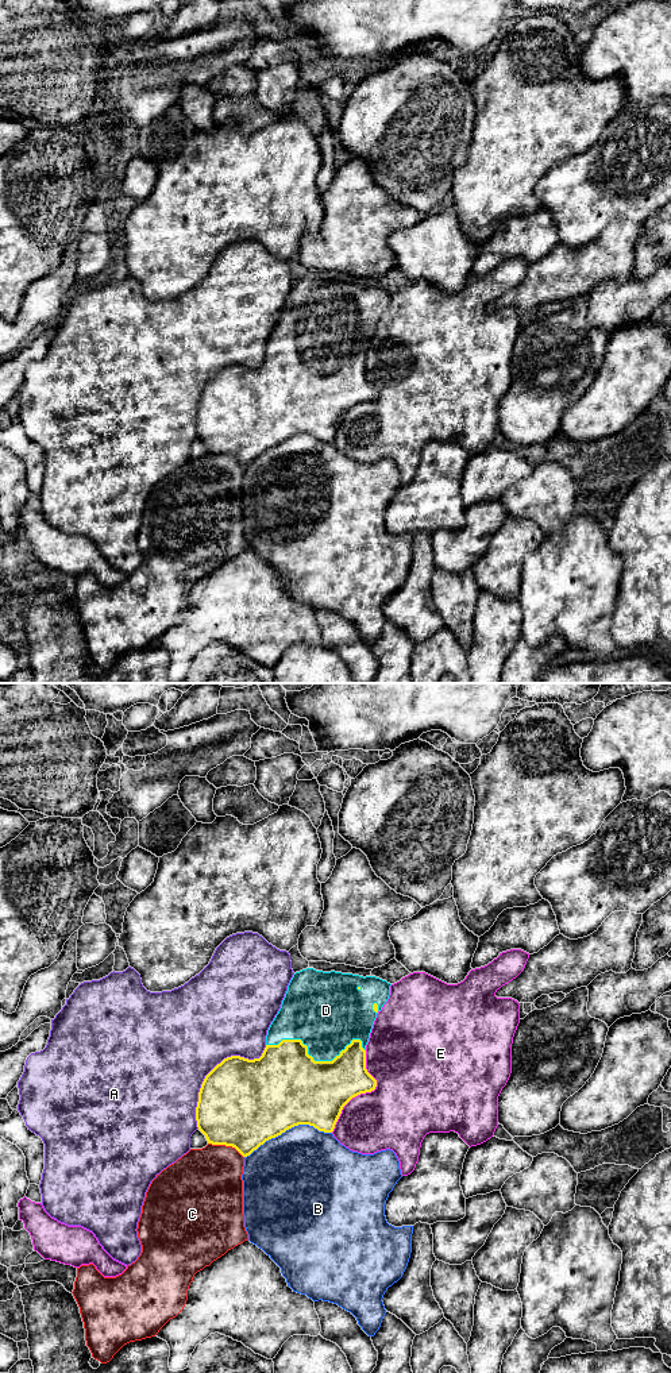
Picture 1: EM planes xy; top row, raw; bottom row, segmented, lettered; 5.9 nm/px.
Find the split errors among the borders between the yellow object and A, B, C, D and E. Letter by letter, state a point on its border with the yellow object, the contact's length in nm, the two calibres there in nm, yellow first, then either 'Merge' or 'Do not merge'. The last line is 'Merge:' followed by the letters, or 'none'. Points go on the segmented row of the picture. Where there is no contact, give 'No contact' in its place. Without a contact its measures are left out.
A: Touches yellow at xy (212, 1069). Shared border 650 nm. Thickness 500 nm (yellow) against 500 nm. Do not merge
B: Touches yellow at xy (288, 1129). Shared border 550 nm. Thickness 480 nm (yellow) against 480 nm. Do not merge
C: Touches yellow at xy (226, 1145). Shared border 240 nm. Thickness 500 nm (yellow) against 400 nm. Do not merge
D: Touches yellow at xy (316, 1061). Shared border 600 nm. Thickness 480 nm (yellow) against 380 nm. Merge
E: Touches yellow at xy (365, 1092). Shared border 550 nm. Thickness 320 nm (yellow) against 420 nm. Do not merge
Merge: D

